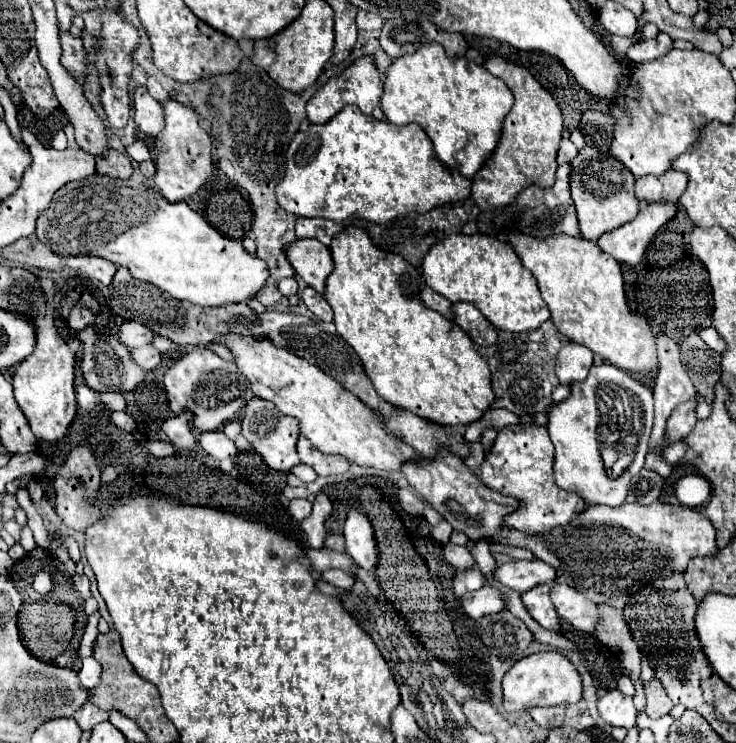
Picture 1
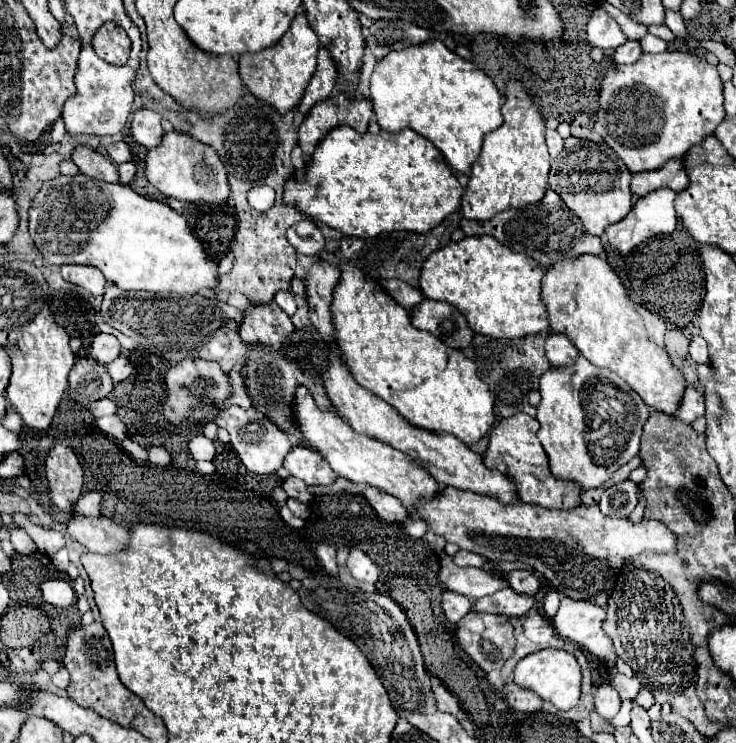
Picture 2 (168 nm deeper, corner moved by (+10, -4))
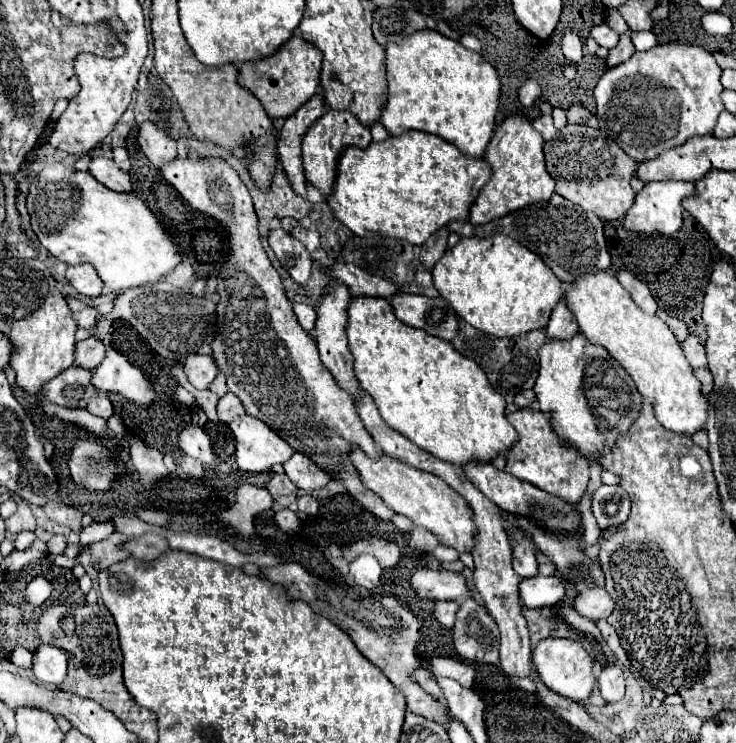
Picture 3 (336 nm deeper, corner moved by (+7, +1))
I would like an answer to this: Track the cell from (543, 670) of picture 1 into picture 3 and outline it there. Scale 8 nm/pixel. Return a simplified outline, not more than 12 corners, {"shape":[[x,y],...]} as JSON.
{"shape":[[548,637],[532,661],[544,685],[572,701],[594,689],[594,659]]}

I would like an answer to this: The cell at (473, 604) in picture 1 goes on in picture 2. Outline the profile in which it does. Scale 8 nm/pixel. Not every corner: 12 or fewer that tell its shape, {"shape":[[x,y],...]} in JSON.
{"shape":[[511,588],[475,600],[473,612],[513,616],[535,604]]}

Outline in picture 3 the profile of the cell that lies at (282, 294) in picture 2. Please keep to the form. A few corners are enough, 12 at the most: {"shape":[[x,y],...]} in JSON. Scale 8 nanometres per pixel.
{"shape":[[294,303],[298,323],[306,333],[314,329],[316,311],[310,305]]}

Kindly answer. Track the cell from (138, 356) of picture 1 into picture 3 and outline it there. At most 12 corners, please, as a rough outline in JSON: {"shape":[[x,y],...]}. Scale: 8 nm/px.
{"shape":[[116,349],[92,371],[100,393],[150,405],[150,377]]}

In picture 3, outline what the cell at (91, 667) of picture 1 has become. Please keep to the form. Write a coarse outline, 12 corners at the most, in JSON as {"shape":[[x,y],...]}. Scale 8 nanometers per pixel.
{"shape":[[54,645],[34,651],[36,683],[64,681],[66,653]]}

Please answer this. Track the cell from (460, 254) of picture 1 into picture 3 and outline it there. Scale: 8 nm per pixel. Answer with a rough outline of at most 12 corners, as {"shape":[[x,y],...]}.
{"shape":[[506,235],[460,239],[438,293],[494,337],[544,329],[564,295]]}

